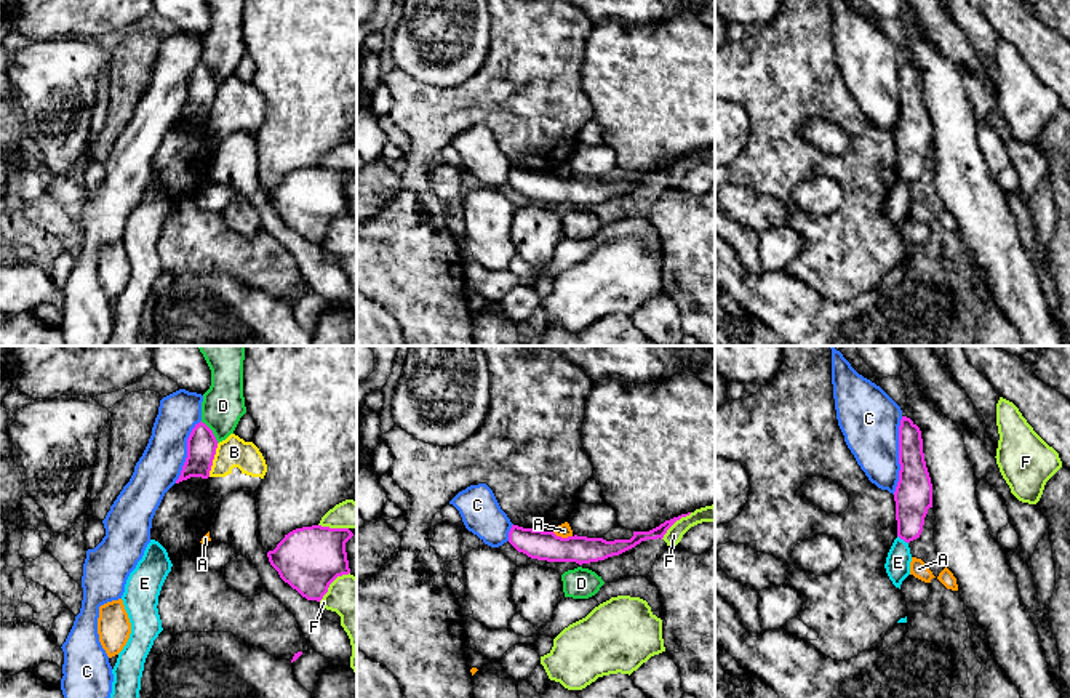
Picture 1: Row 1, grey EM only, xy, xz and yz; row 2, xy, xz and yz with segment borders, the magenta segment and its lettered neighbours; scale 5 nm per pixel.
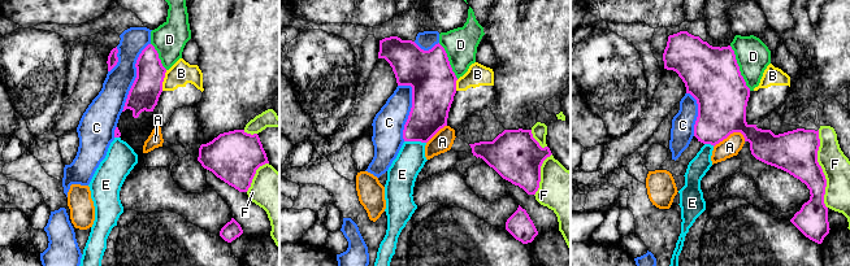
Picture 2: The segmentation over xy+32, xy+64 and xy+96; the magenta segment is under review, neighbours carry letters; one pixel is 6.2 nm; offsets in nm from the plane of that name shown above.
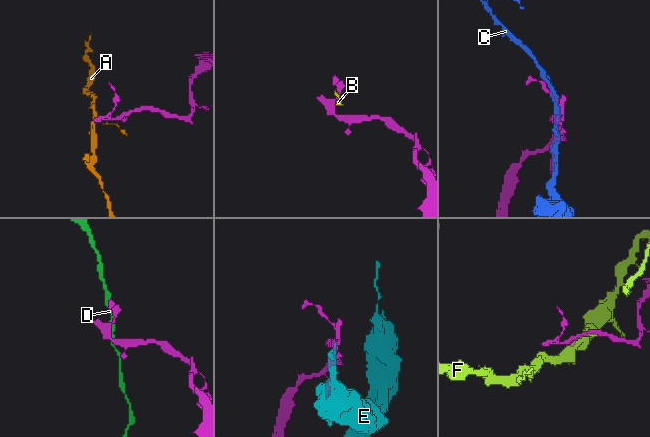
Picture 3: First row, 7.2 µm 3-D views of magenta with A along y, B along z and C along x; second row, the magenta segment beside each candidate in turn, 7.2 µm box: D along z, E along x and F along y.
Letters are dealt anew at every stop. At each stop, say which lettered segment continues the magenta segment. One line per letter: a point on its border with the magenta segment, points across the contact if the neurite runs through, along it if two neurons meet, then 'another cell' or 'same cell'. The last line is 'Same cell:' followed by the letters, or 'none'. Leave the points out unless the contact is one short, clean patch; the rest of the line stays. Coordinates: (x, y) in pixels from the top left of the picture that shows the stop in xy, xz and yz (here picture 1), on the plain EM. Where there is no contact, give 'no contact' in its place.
A: xz (560, 178) | along xz (552, 173), (571, 178) | another cell
B: xy (213, 100) | another cell
C: yz (899, 96) | another cell
D: xy (211, 72) | another cell
E: yz (902, 180) | along yz (898, 176), (907, 184) | another cell
F: xz (675, 162) | another cell
Same cell: none

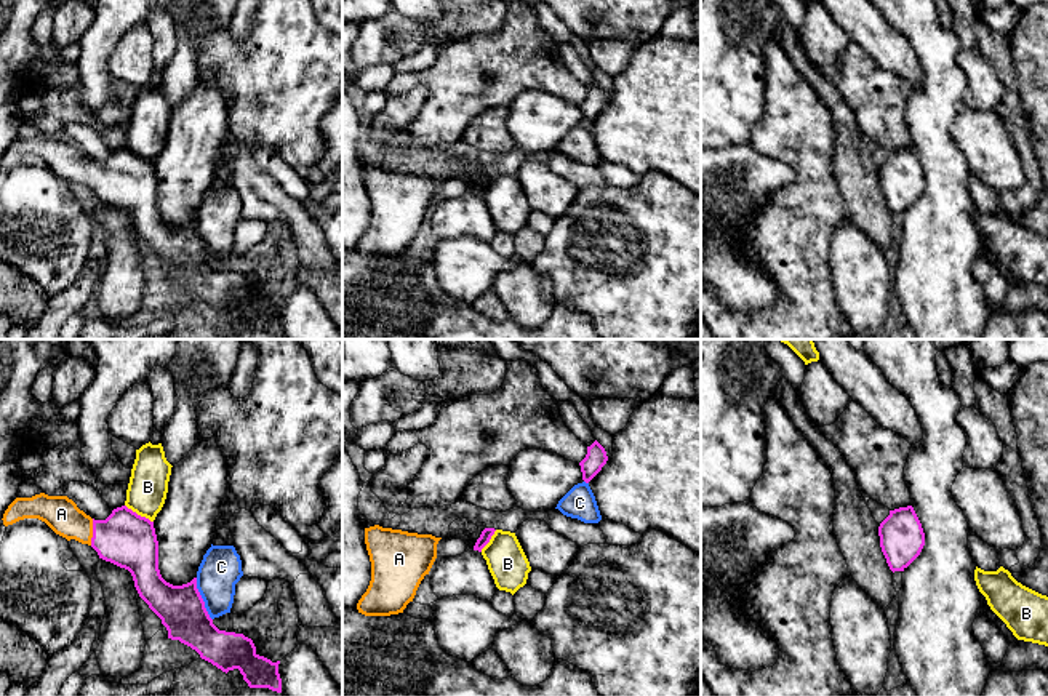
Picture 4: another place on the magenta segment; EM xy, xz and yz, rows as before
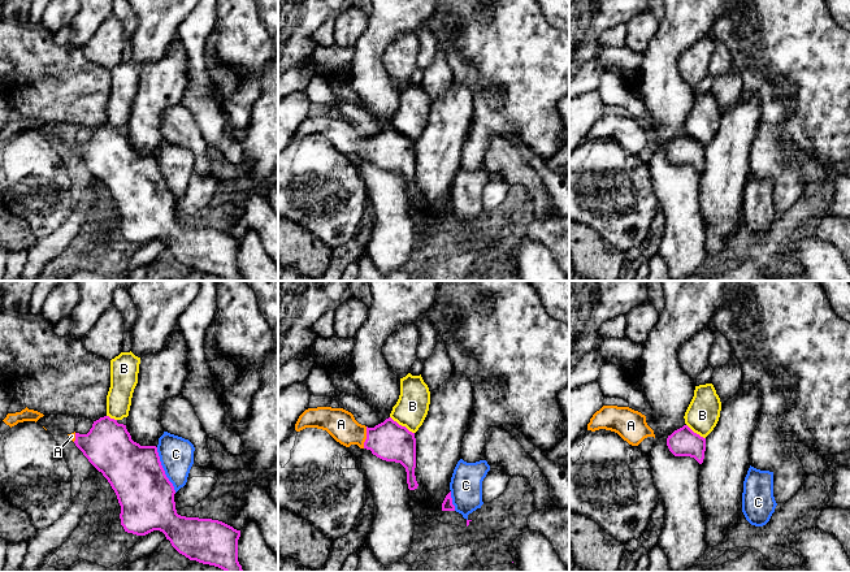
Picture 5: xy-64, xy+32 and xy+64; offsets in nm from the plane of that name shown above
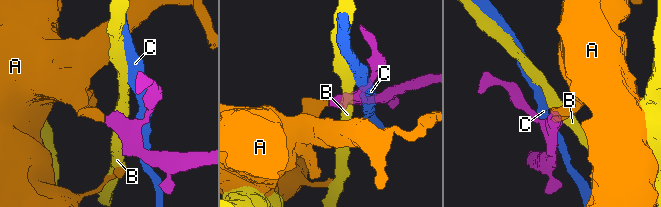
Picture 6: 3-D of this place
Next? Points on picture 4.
A: xy (93, 173) | same cell
B: xy (140, 157) | along xy (125, 146), (152, 164) | another cell
C: xy (202, 240) | another cell
Same cell: A

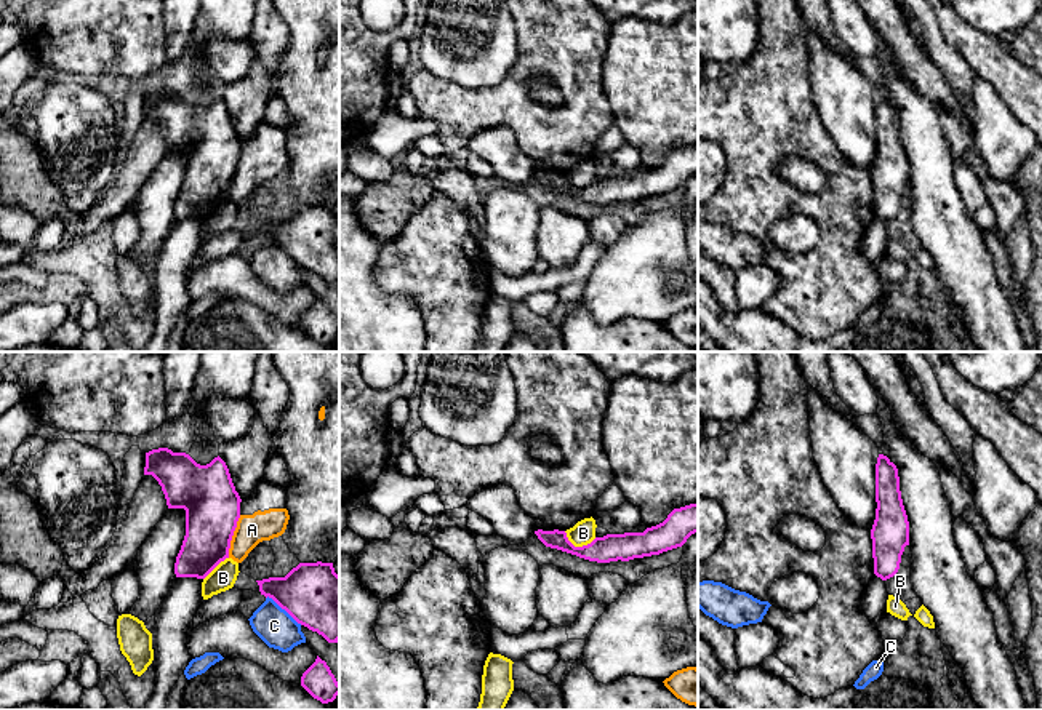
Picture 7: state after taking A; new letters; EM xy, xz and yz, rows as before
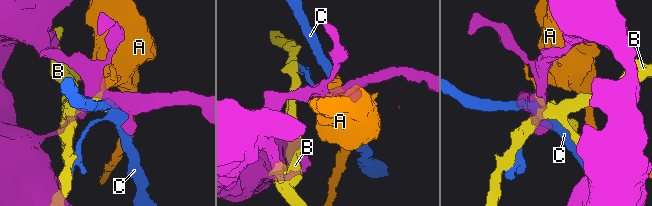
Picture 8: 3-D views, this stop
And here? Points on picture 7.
A: xy (232, 176) | another cell
B: xz (578, 189) | along xz (564, 173), (575, 187), (586, 187), (596, 179) | another cell
C: xy (284, 250) | another cell
Same cell: none

